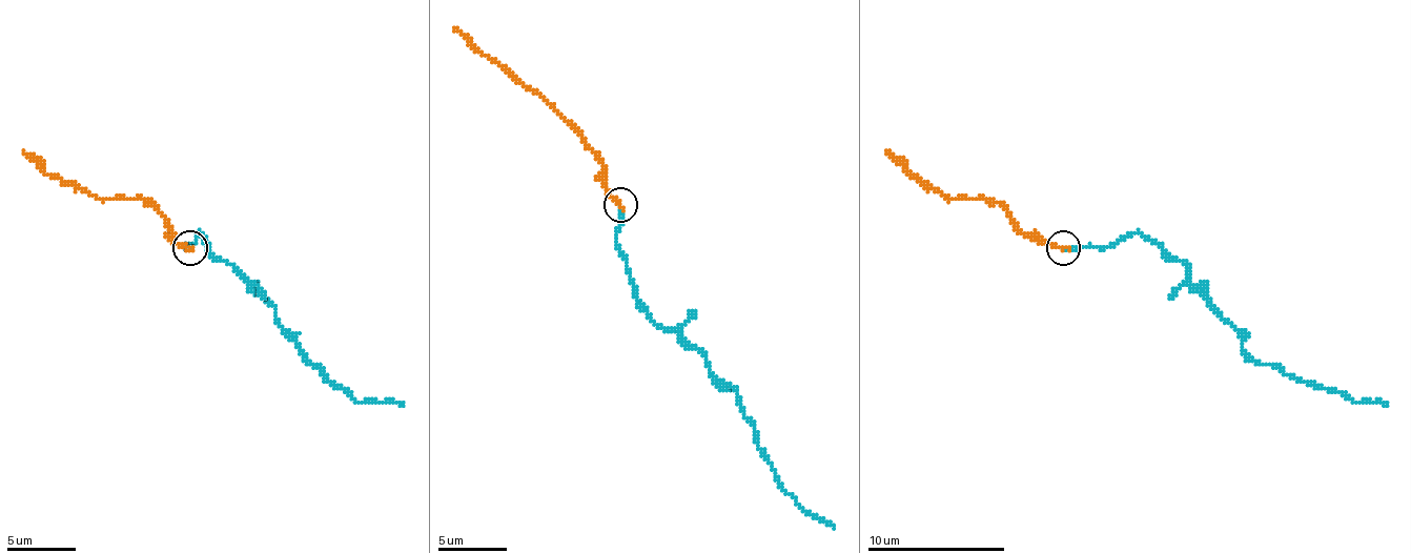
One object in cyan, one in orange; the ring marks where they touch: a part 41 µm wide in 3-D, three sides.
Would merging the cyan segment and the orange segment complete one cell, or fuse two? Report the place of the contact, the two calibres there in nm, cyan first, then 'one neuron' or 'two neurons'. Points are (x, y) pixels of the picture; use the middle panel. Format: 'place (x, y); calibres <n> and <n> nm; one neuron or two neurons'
place (620, 204); calibres 120 and 200 nm; one neuron

